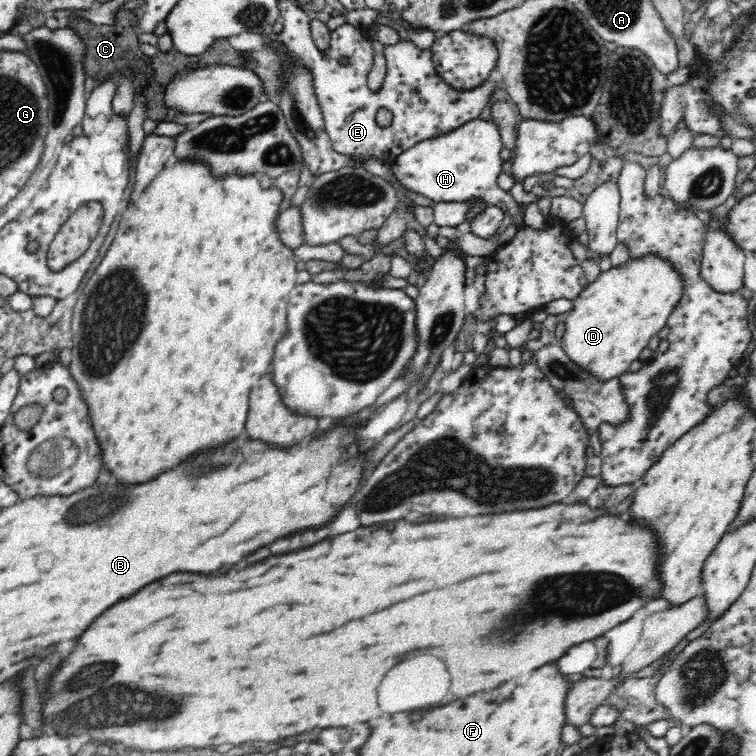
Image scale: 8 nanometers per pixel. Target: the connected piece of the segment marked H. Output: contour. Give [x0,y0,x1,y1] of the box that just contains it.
[391,119,530,229]

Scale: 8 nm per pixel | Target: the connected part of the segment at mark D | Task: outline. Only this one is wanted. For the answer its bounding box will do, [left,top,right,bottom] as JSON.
[558,259,682,382]

